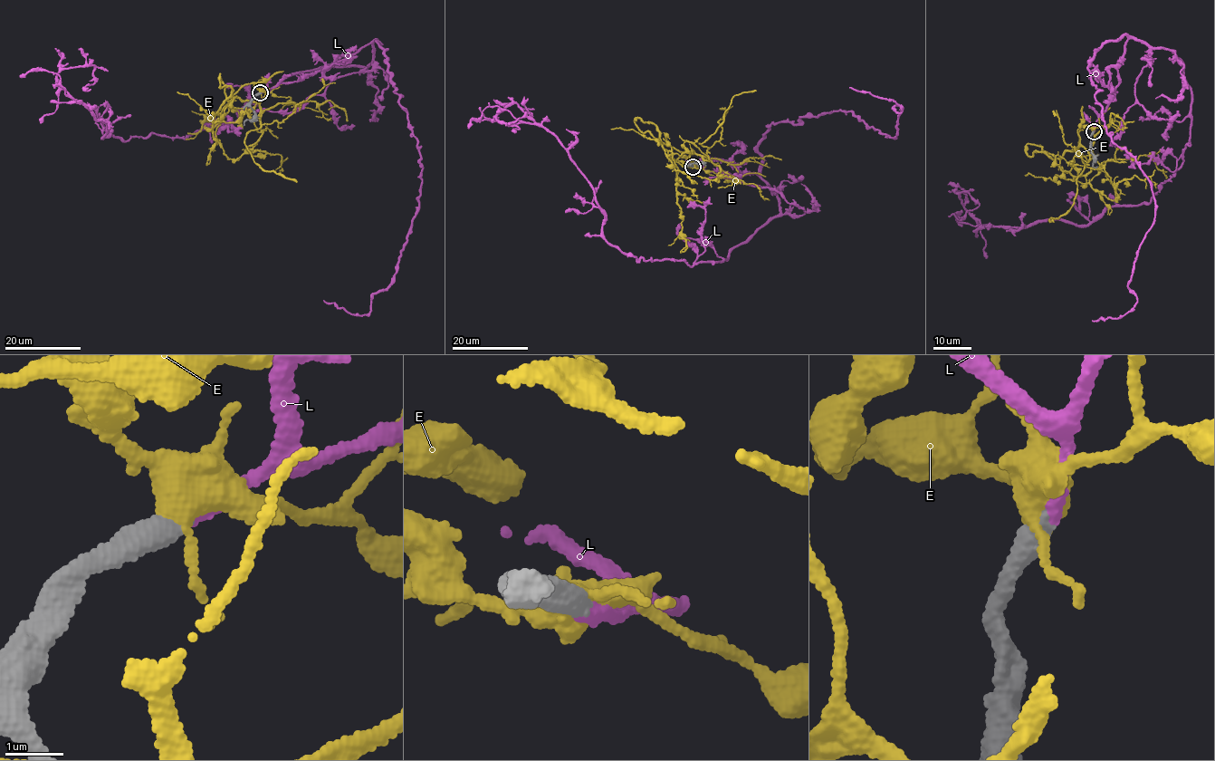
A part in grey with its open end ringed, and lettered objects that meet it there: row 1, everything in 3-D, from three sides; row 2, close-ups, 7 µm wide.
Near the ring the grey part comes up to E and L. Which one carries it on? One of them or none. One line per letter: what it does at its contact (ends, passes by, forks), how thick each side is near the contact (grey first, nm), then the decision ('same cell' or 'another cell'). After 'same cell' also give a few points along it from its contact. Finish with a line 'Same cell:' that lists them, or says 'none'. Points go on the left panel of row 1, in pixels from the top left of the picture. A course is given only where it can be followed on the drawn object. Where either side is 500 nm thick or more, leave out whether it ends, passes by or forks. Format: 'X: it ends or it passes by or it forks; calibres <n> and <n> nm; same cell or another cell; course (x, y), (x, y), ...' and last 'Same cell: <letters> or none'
E: it passes by; calibres 460 and 440 nm; another cell
L: it ends; calibres 440 and 280 nm; same cell; course (260, 93), (371, 45), (367, 66), (297, 72), (185, 138), (103, 138), (57, 75), (94, 66), (90, 89)
Same cell: L

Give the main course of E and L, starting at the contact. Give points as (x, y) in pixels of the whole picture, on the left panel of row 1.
E: (260, 92), (246, 83), (222, 116), (235, 97), (257, 103), (261, 127), (244, 145), (263, 168), (297, 181)
L: (260, 93), (371, 45), (367, 66), (297, 72), (185, 138), (103, 138), (57, 75), (94, 66), (90, 89)

